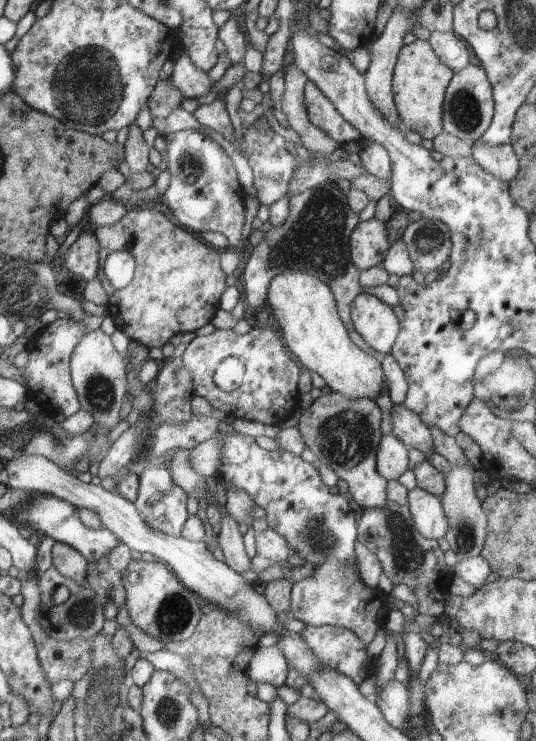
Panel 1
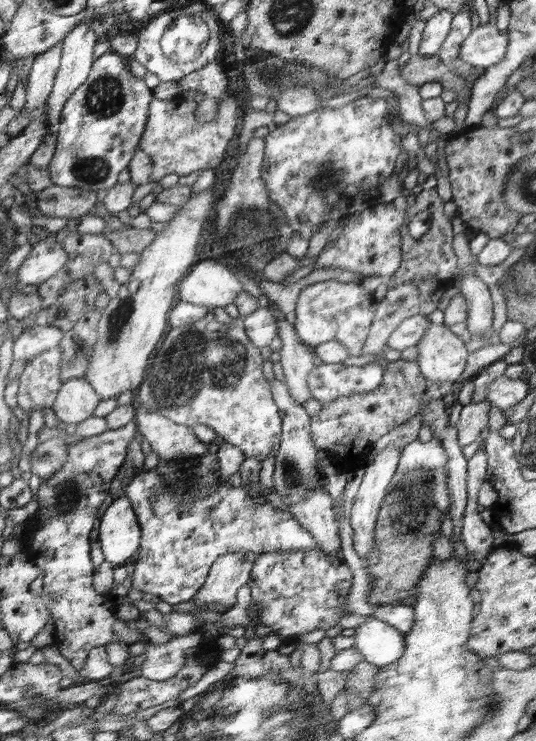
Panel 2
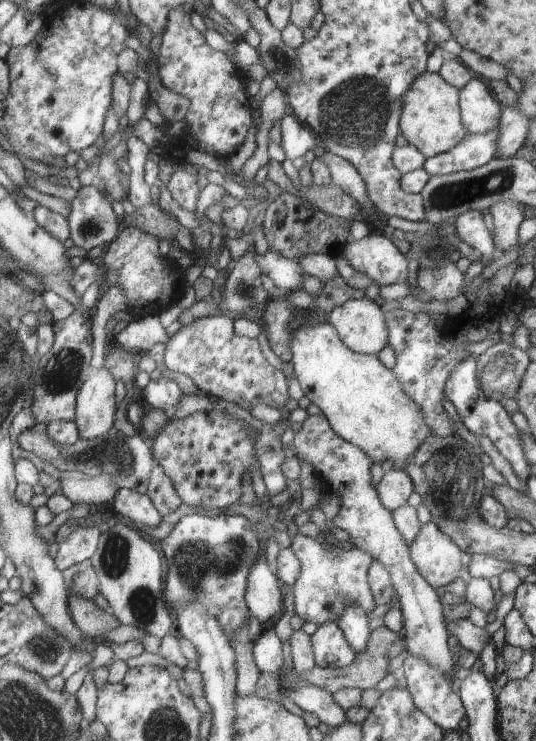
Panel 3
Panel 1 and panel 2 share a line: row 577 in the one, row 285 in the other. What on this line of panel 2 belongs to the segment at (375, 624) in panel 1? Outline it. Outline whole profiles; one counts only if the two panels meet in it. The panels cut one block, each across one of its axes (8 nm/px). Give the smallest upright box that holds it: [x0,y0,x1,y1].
[295,280,376,356]

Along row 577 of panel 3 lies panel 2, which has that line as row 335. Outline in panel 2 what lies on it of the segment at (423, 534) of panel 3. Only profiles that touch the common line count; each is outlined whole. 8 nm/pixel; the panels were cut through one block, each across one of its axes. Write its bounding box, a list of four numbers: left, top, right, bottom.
[415,321,469,383]

